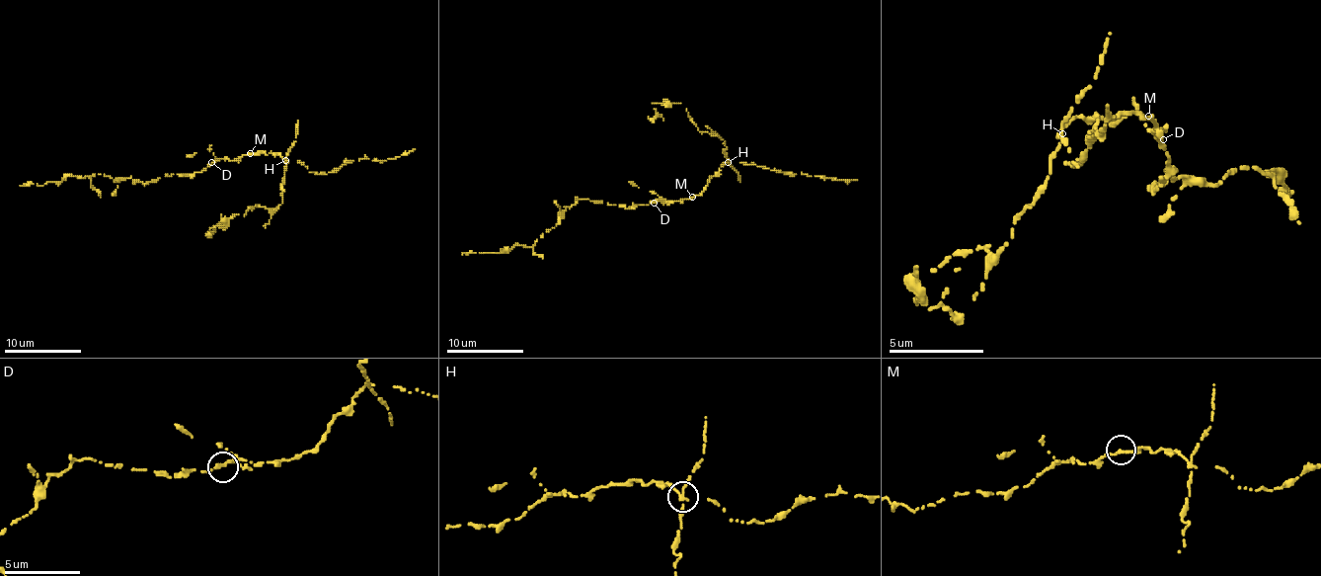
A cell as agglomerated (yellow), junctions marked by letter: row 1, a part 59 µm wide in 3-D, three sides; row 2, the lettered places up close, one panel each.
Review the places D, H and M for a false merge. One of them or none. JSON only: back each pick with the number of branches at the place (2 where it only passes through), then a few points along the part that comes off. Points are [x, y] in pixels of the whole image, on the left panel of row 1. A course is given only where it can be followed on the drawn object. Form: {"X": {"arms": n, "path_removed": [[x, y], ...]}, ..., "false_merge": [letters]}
{"H": {"arms": 3, "path_removed": [[286, 161], [280, 205], [274, 208], [258, 206], [225, 218], [213, 229], [221, 214]]}, "false_merge": ["H"]}

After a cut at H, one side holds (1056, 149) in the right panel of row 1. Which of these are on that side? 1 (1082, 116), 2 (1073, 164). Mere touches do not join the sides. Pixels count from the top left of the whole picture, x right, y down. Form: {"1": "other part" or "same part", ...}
{"1": "other part", "2": "other part"}

